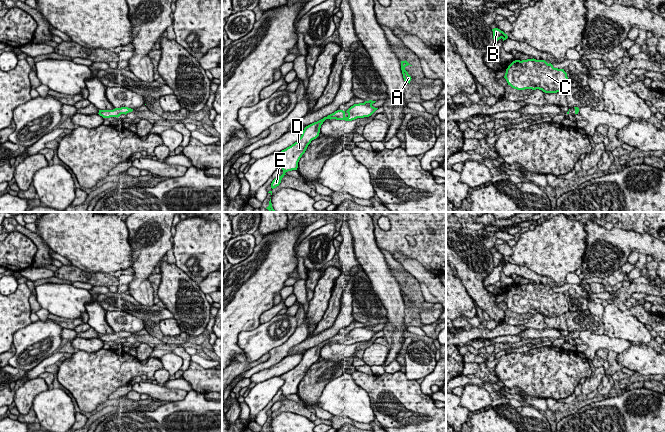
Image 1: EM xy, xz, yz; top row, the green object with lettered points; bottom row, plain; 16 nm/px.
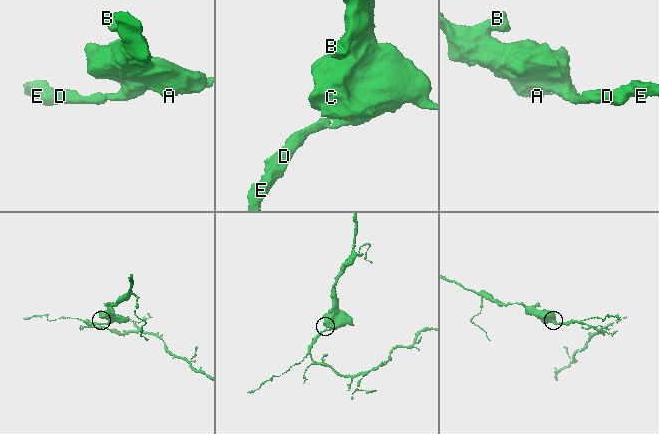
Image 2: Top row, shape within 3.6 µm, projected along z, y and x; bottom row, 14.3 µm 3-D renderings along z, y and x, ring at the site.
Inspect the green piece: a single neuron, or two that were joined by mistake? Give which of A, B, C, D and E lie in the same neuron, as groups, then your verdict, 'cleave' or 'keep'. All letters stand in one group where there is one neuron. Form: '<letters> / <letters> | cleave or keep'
A B C D E | keep

